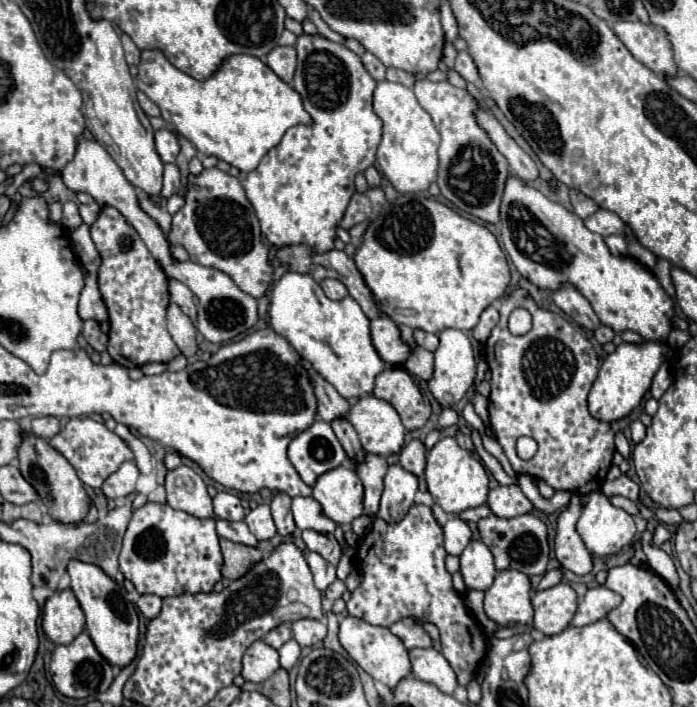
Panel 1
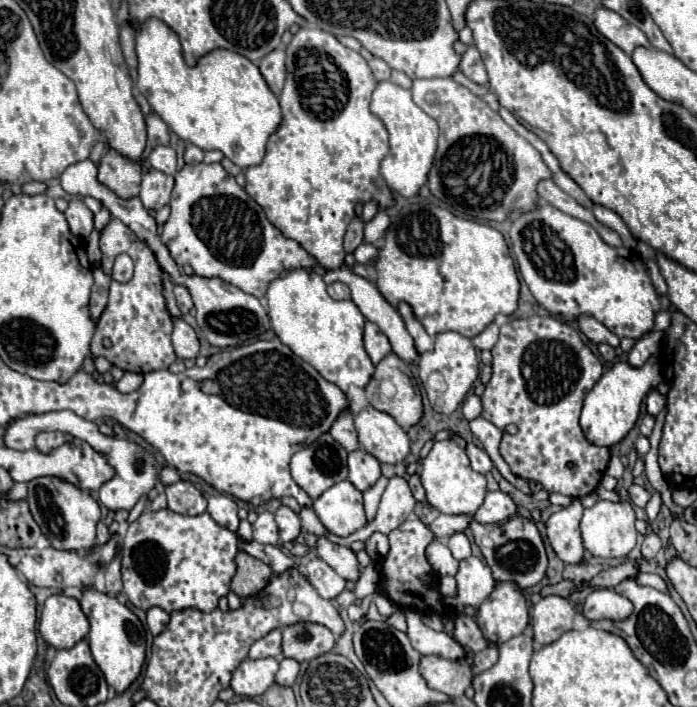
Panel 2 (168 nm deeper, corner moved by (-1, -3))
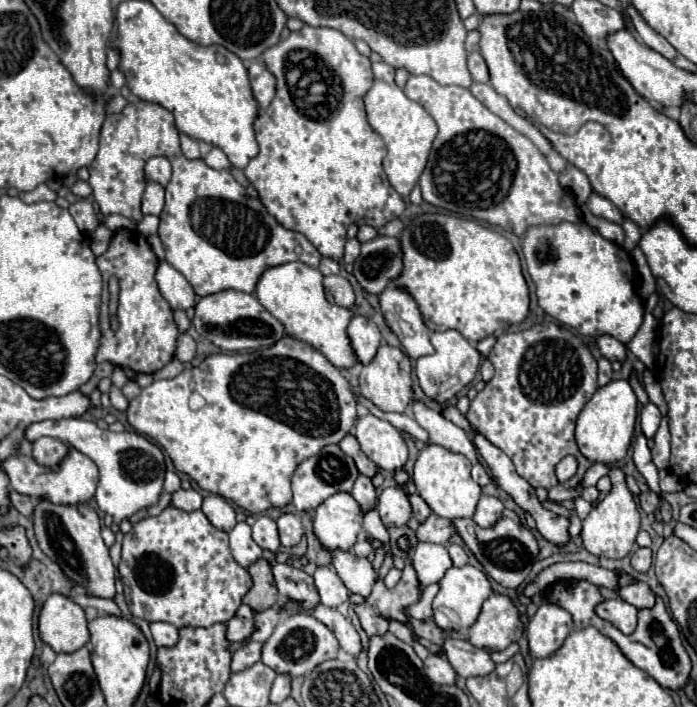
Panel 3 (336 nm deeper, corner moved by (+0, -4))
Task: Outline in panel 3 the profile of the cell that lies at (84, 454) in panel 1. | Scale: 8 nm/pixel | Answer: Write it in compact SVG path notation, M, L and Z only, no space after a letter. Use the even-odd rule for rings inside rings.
M70 449L66 459L58 467L52 467L52 469L42 467L32 457L24 457L24 455L12 455L10 459L6 459L2 463L2 469L10 477L10 489L14 489L20 495L46 499L46 501L50 501L54 505L88 503L94 497L96 485L98 485L98 467L96 467L96 463L92 459L88 459L88 457L84 457L76 449Z

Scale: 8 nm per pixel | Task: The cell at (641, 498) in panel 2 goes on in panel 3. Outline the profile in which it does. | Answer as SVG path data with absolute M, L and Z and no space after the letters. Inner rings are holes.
M642 493L640 495L640 507L646 511L646 513L652 513L656 507L658 507L658 495L656 493Z

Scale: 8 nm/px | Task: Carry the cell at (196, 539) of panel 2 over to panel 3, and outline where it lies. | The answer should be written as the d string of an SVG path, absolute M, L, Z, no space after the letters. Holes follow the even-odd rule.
M168 507L158 517L146 517L136 523L132 531L124 535L122 561L118 565L118 571L124 585L128 609L134 617L140 617L148 623L164 621L178 629L226 623L234 617L236 609L242 605L242 597L252 587L250 573L240 567L230 553L228 533L212 527L200 509L188 513L176 507Z

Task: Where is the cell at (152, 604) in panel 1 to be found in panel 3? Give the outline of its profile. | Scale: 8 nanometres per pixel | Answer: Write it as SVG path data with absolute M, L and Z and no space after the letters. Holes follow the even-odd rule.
M150 623L150 631L156 647L172 647L178 641L178 629L168 623Z

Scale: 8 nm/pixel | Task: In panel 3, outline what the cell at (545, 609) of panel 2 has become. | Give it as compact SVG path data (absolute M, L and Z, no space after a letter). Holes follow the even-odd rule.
M542 603L526 629L530 655L532 657L552 655L562 647L564 639L570 635L572 629L574 629L572 617L566 609L552 603Z

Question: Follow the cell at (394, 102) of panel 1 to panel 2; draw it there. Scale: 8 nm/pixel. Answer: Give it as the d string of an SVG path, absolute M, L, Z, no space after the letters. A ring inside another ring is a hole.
M387 80L379 82L375 88L371 112L383 120L389 132L389 154L381 162L381 176L385 178L387 186L401 196L415 196L419 188L427 184L429 170L433 166L439 136L437 122L413 102L411 90L405 90Z

